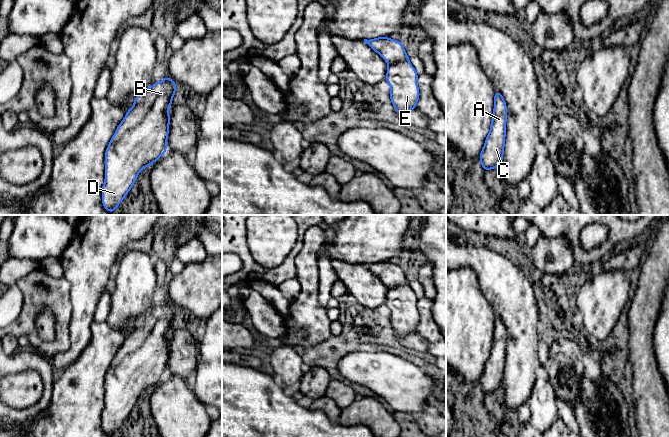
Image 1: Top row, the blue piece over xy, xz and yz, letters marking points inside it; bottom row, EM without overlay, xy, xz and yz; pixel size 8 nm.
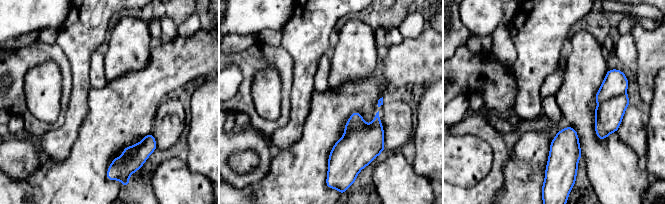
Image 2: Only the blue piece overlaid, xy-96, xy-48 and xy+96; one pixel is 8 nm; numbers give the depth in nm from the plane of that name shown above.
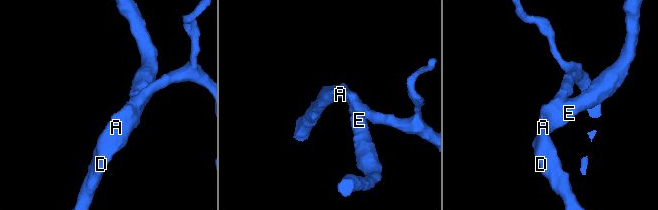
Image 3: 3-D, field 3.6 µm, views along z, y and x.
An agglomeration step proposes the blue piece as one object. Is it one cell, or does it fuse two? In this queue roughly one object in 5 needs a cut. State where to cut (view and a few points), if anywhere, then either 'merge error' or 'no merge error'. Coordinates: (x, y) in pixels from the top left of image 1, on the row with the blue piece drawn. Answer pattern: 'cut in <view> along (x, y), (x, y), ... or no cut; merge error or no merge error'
no cut; no merge error

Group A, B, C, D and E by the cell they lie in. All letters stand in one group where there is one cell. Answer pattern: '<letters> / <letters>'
A B C D E

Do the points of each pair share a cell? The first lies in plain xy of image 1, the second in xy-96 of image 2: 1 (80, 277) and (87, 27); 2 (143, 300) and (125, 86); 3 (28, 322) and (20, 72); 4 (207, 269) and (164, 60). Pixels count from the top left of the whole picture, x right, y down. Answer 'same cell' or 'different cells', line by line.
1: same cell
2: different cells
3: same cell
4: same cell

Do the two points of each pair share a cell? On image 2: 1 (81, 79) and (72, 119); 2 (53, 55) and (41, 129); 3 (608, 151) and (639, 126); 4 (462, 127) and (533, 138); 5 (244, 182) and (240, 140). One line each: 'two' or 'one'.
1: one
2: one
3: two
4: two
5: one

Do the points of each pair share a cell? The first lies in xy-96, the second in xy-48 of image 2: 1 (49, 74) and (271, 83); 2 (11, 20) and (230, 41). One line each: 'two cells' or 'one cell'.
1: one cell
2: two cells

